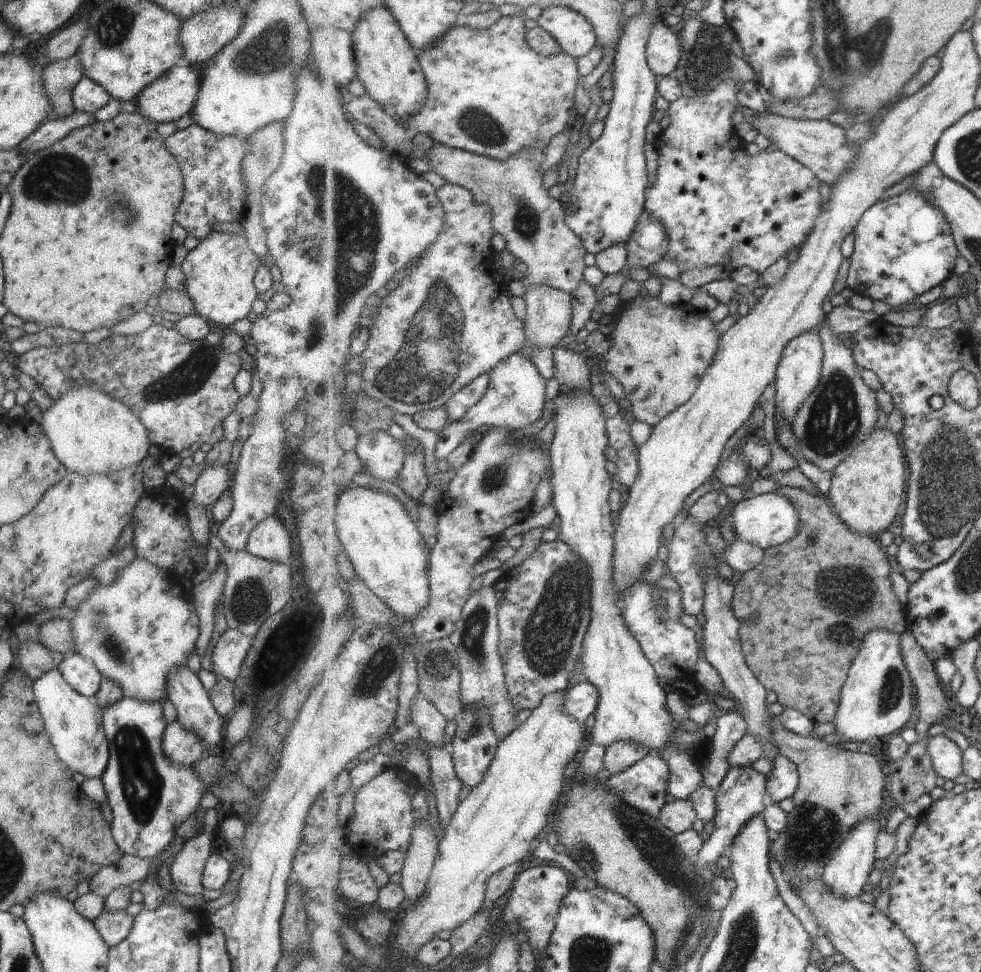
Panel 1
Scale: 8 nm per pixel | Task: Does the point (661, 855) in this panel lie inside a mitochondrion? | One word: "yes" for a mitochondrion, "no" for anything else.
yes

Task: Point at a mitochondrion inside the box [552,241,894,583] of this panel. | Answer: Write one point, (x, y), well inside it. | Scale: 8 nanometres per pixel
(833, 427)

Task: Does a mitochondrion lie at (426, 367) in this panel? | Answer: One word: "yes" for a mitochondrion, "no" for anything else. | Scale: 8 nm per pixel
yes

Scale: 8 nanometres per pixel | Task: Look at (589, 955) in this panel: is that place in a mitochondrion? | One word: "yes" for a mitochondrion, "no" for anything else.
yes

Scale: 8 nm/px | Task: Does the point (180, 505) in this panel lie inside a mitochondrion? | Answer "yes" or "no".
no

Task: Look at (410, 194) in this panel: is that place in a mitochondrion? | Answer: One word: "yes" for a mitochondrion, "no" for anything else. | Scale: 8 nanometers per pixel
no

